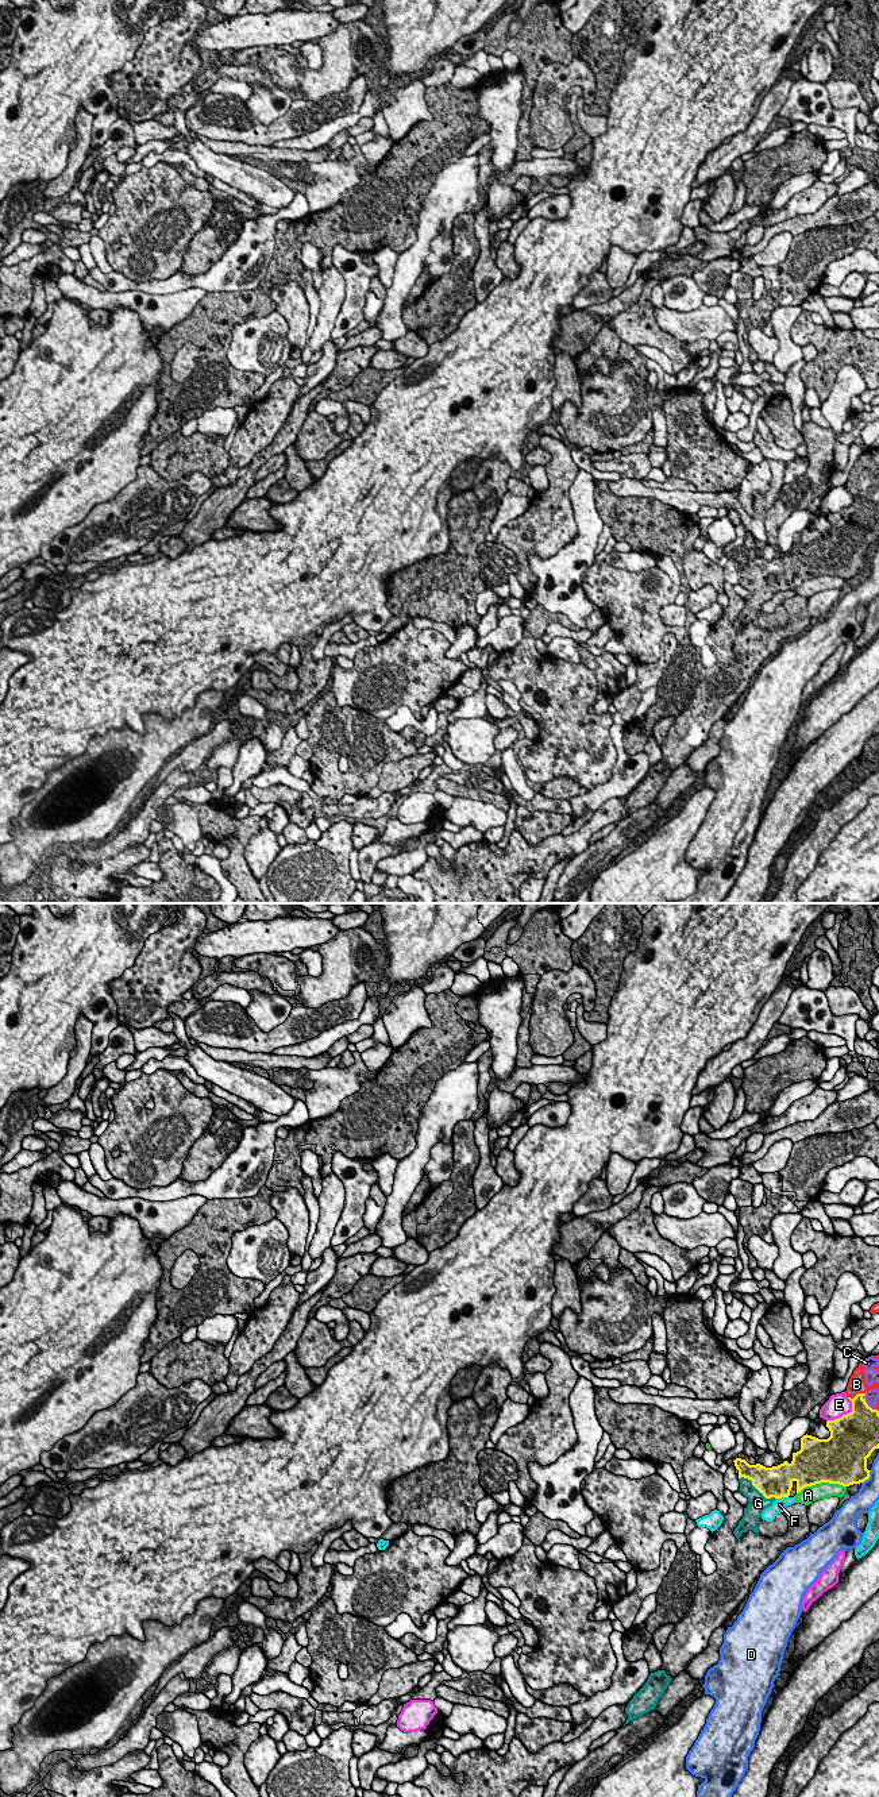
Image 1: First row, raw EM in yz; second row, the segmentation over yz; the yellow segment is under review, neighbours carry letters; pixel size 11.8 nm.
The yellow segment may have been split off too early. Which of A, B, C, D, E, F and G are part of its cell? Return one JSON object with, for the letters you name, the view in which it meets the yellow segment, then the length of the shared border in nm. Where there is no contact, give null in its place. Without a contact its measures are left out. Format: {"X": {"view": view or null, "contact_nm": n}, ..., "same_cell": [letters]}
{"B": {"view": "yz", "contact_nm": 220}, "C": {"view": "yz", "contact_nm": 240}, "G": {"view": "yz", "contact_nm": 500}, "same_cell": ["B", "C", "G"]}

